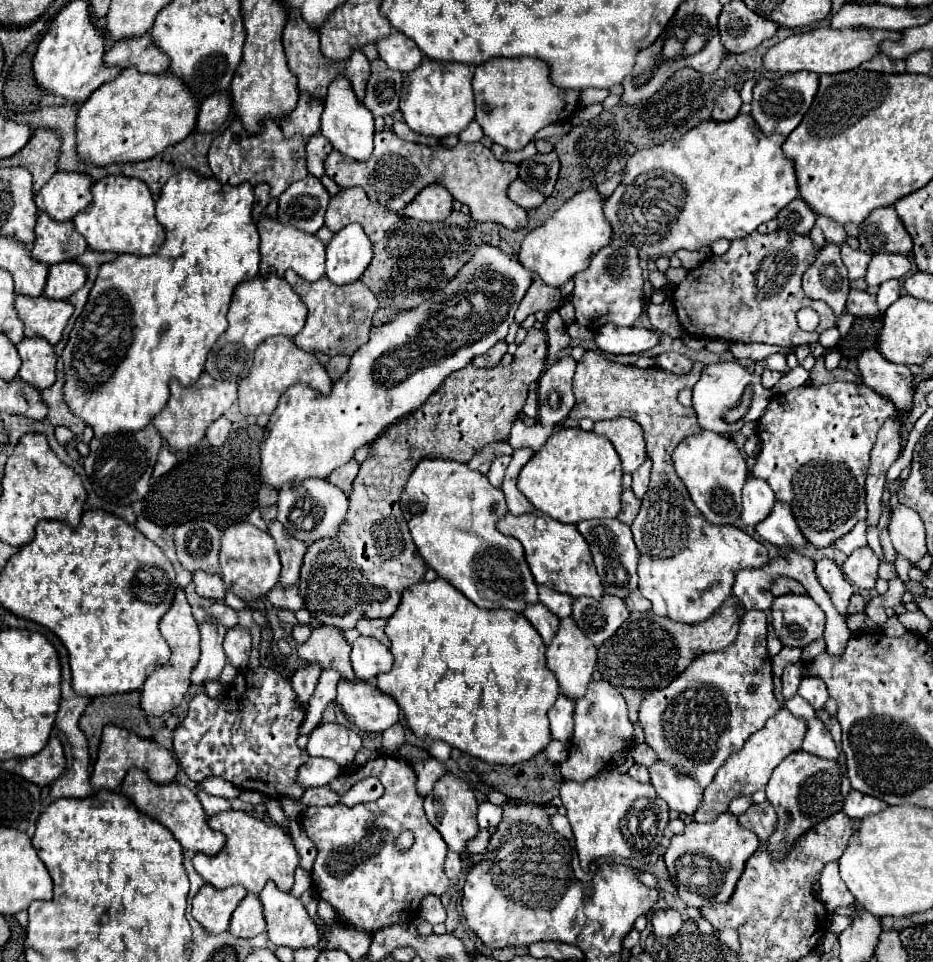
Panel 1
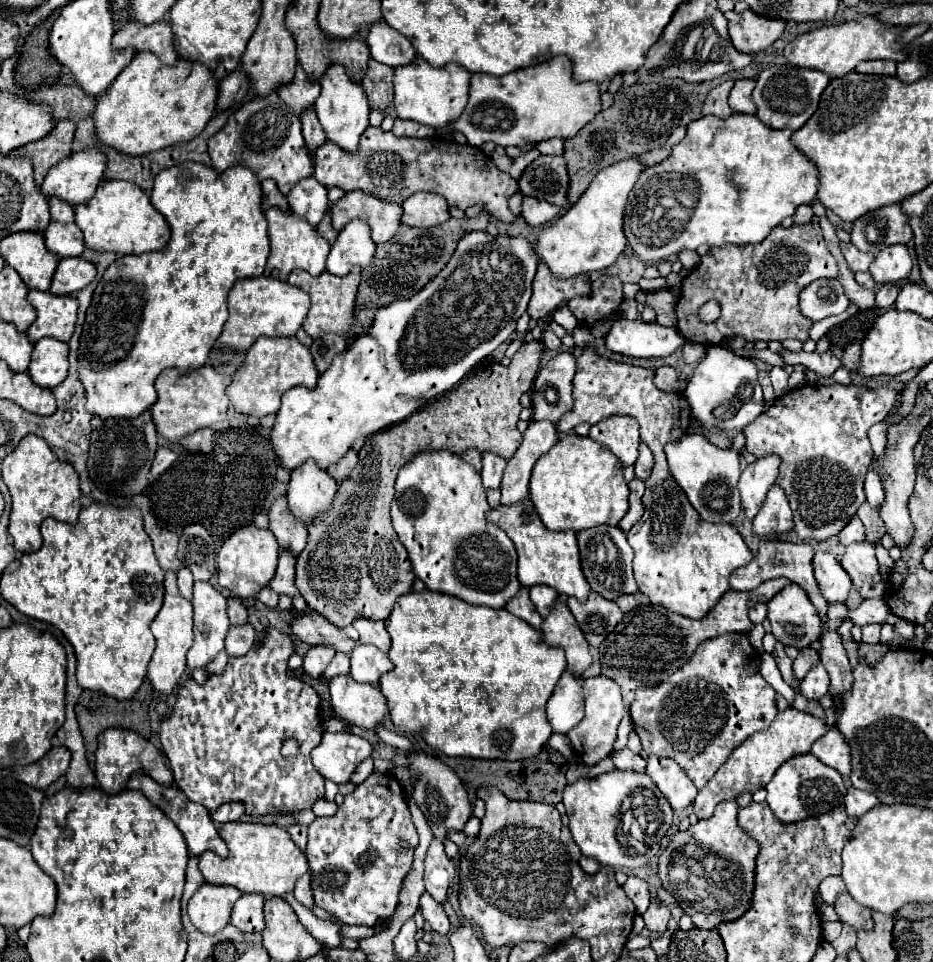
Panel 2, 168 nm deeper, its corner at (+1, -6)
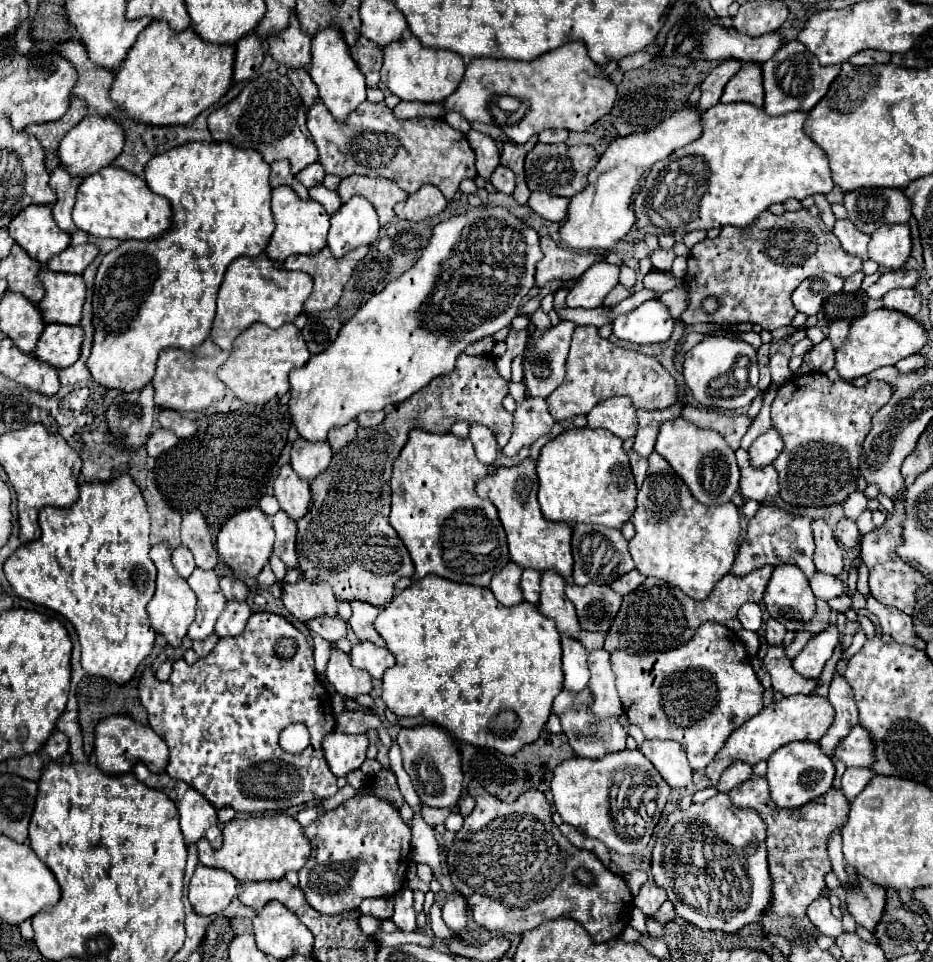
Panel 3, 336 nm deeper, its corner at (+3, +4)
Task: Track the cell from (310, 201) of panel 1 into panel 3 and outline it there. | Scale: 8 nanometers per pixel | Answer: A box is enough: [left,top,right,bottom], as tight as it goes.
[296,162,324,188]

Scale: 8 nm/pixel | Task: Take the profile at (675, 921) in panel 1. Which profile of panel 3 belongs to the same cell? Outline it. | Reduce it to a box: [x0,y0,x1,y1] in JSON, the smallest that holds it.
[634,882,666,916]

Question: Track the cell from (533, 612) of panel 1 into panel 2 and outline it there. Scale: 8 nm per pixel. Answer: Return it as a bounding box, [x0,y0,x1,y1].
[506,588,542,628]

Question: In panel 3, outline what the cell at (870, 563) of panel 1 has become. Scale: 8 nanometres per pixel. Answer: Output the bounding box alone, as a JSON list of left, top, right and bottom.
[836,518,862,550]

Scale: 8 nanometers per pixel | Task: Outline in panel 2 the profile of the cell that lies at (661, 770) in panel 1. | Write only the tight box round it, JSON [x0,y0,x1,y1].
[646,754,698,810]

